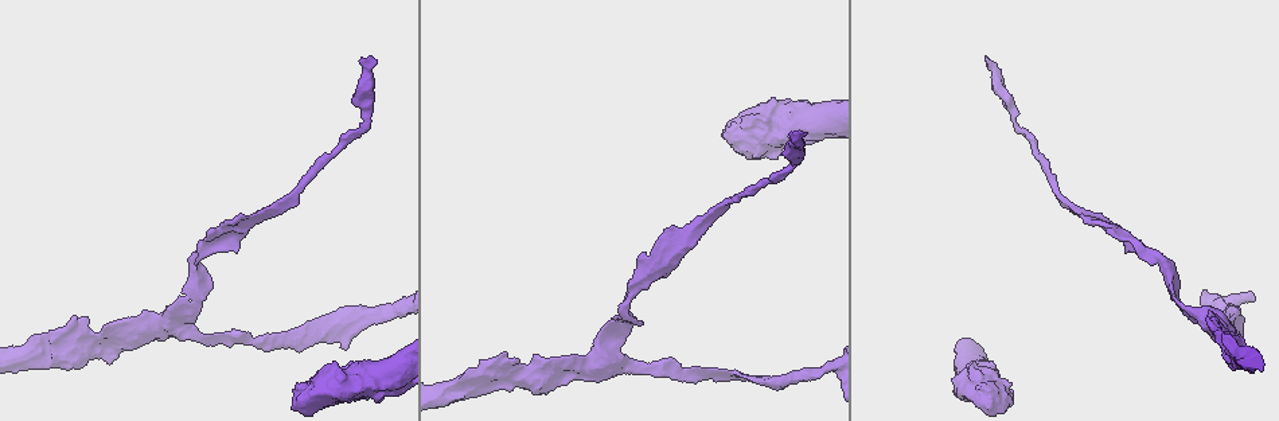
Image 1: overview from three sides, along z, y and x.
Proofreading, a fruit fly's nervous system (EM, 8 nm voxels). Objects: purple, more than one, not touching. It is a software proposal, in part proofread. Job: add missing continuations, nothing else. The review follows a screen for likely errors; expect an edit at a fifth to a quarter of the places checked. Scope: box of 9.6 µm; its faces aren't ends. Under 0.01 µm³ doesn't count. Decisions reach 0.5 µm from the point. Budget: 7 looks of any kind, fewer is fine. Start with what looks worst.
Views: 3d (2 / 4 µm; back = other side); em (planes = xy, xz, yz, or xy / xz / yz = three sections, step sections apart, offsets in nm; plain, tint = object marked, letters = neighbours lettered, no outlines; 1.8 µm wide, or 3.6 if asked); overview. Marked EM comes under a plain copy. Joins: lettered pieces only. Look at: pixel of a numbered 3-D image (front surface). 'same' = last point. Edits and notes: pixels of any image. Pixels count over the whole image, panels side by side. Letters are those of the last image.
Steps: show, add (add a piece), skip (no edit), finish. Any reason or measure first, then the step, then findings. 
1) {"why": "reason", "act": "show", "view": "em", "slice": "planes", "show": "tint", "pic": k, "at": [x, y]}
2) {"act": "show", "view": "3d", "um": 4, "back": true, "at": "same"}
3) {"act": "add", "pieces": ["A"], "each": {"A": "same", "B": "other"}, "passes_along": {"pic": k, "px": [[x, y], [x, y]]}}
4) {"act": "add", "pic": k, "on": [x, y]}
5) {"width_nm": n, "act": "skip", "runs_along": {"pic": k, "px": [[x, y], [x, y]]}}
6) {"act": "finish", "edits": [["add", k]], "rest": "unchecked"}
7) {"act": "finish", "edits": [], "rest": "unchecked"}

{"act": "show", "view": "3d", "um": 4, "pic": 1, "at": [371, 56]}

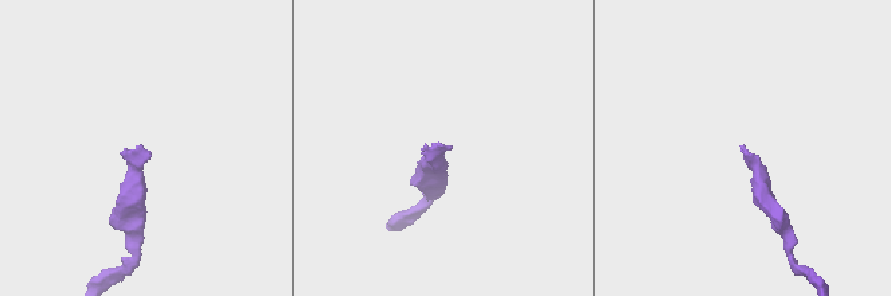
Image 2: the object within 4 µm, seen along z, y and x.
{"act": "show", "view": "em", "slice": "planes", "show": "letters", "pic": 2, "at": [743, 146]}

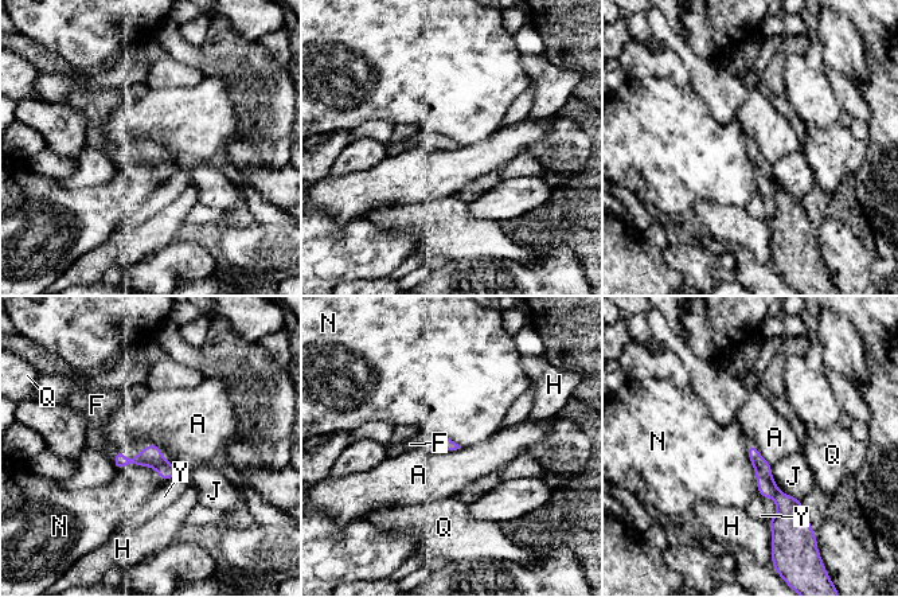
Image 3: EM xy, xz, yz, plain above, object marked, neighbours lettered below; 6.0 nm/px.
{"act": "add", "pieces": ["F"], "each": {"A": "other", "F": "same", "H": "other", "J": "other", "N": "other", "Q": "other", "Y": "other"}, "found": "the neuron continues"}

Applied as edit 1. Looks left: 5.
{"why": "see it whole again", "act": "show", "view": "overview"}

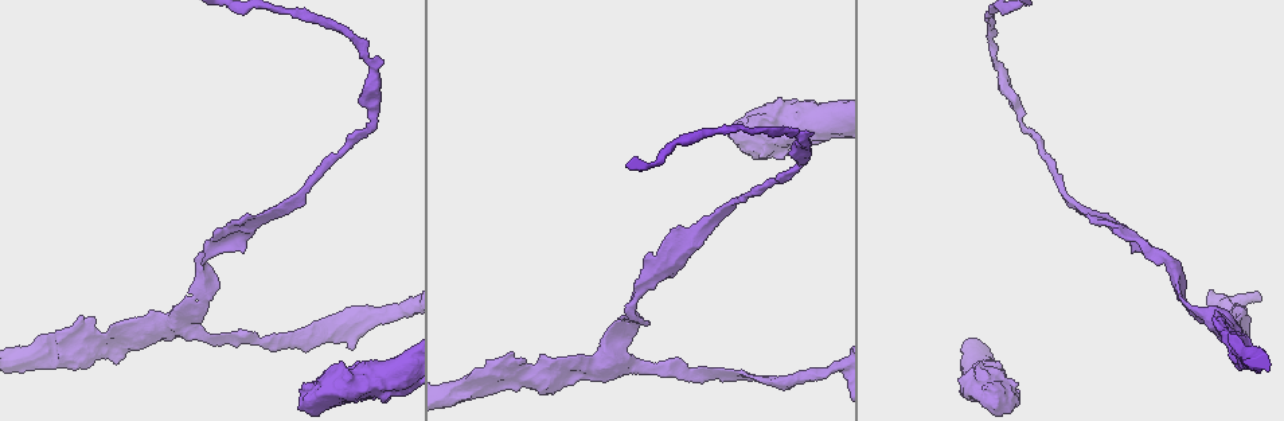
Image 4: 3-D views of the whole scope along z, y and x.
{"why": "an open end", "act": "show", "view": "3d", "um": 4, "pic": 4, "at": [1090, 223]}

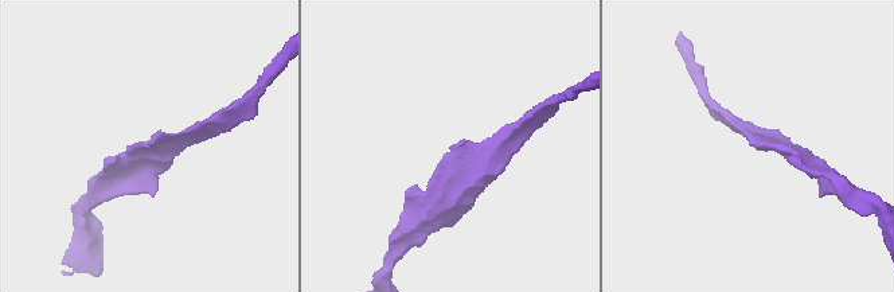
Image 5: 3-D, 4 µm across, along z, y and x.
{"why": "shape alone is not enough", "act": "show", "view": "em", "slice": "yz", "step": 16, "show": "tint", "pic": 5, "at": [750, 142]}

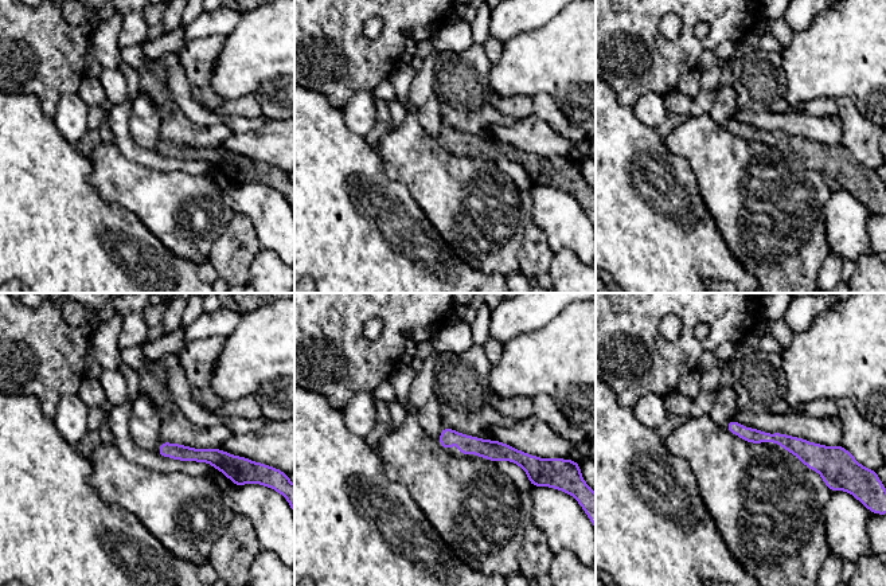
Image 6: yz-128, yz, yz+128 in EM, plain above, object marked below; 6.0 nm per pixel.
{"why": "another direction", "act": "show", "view": "em", "slice": "planes", "show": "letters", "at": "same"}

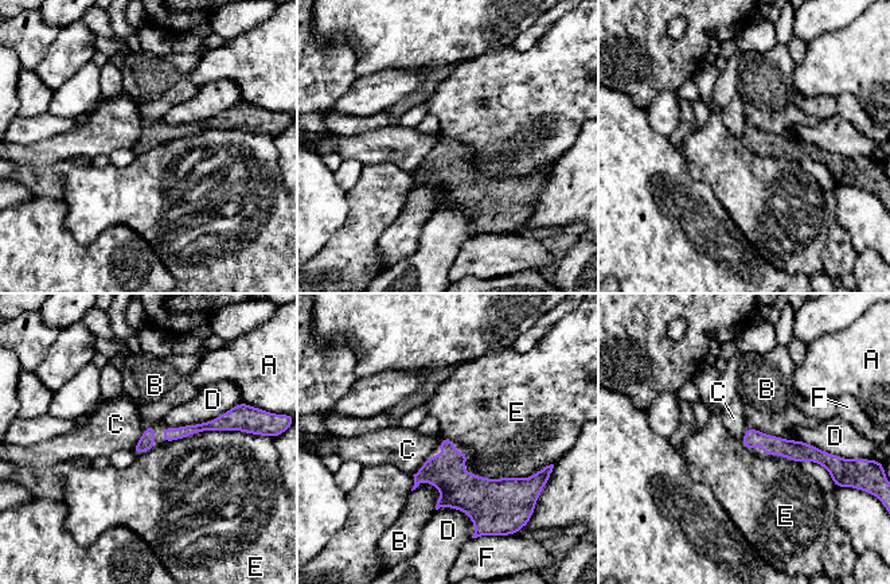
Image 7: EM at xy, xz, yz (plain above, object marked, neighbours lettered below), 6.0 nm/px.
{"longest_contact_nm": ["E", 460], "act": "skip", "each": {"A": "other", "B": "other", "C": "other", "D": "other", "E": "other", "F": "other"}, "runs_along": {"pic": 7, "px": [[746, 438], [828, 459]]}, "found": "none of them fits"}

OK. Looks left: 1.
{"act": "finish", "edits": [["add", 3]], "rest": "unchecked"}

